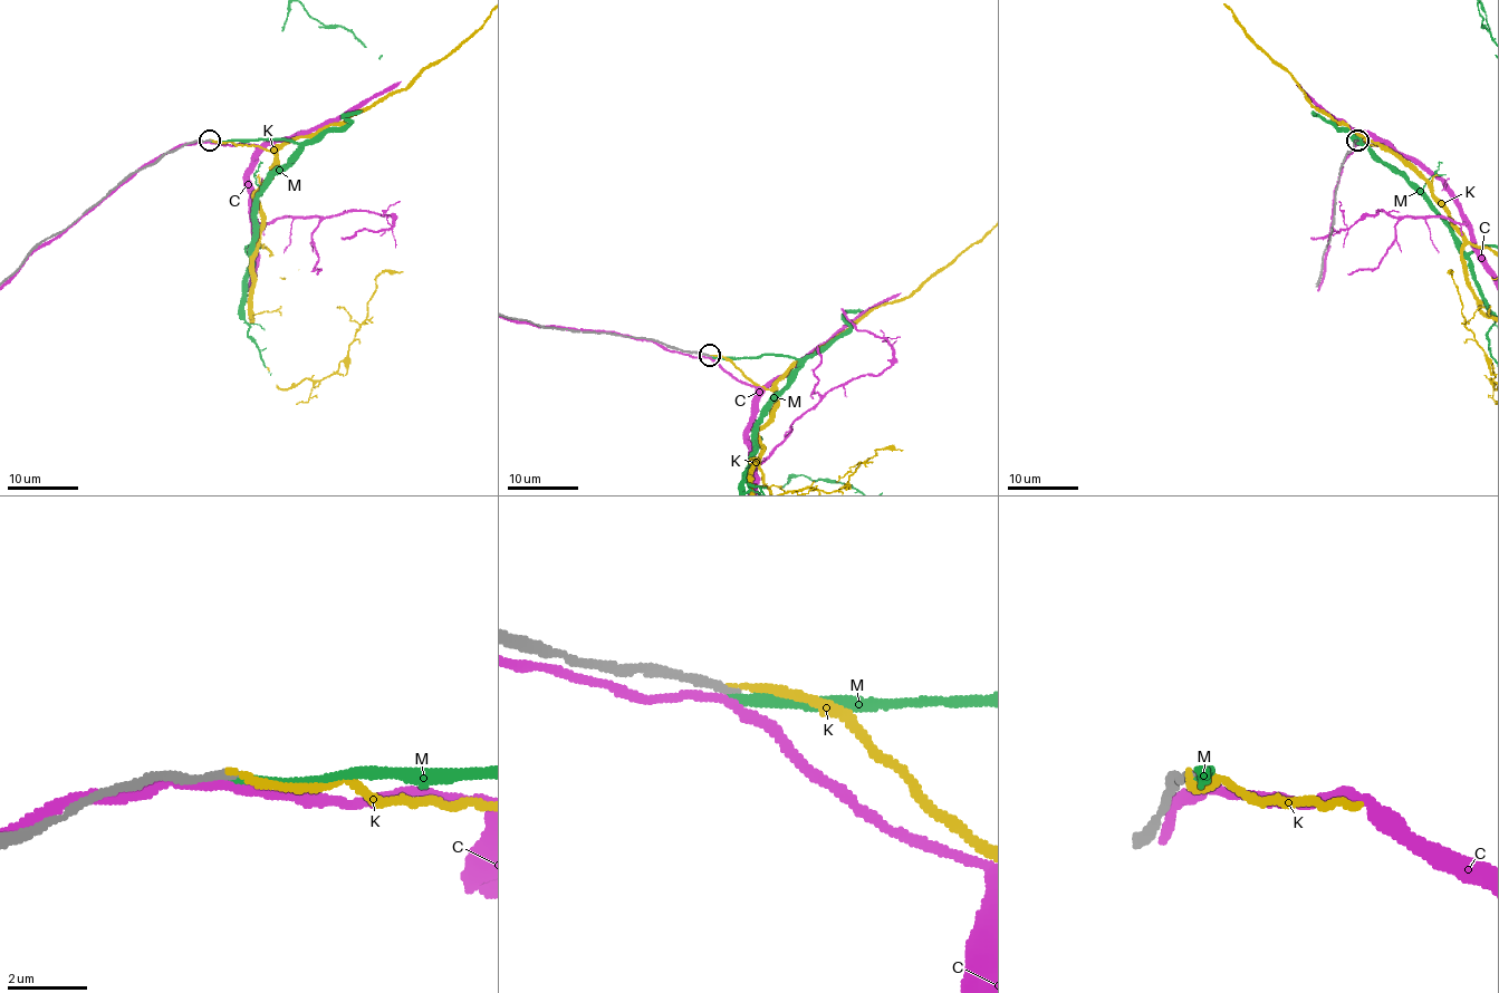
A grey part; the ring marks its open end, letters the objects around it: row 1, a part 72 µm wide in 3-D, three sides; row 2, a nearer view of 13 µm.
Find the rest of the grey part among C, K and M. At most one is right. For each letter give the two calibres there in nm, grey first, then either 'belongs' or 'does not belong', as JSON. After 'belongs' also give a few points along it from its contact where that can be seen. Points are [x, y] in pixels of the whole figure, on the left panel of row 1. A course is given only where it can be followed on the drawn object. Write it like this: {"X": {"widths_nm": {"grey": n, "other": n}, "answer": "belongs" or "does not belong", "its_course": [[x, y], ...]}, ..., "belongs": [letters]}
{"C": {"widths_nm": {"grey": 240, "other": 240}, "answer": "does not belong"}, "K": {"widths_nm": {"grey": 200, "other": 160}, "answer": "belongs"}, "M": {"widths_nm": {"grey": 200, "other": 240}, "answer": "does not belong"}, "belongs": ["K"]}

